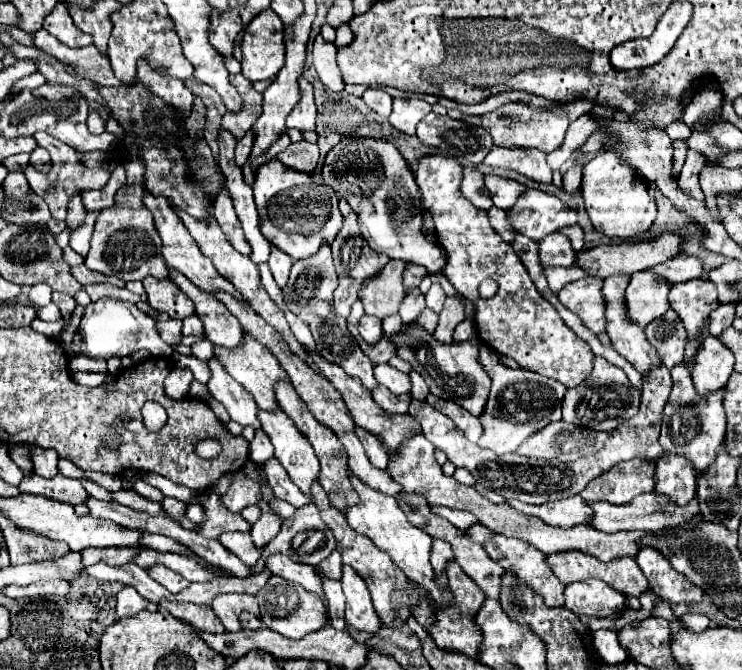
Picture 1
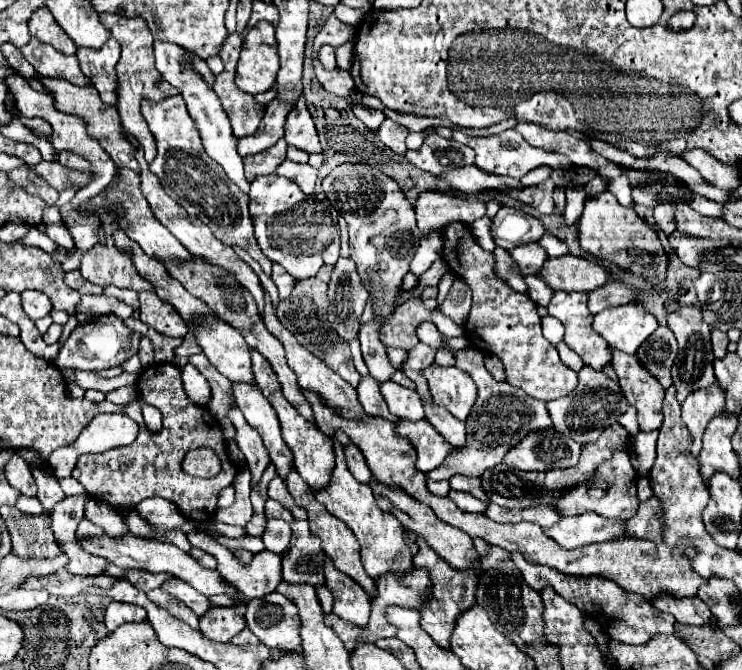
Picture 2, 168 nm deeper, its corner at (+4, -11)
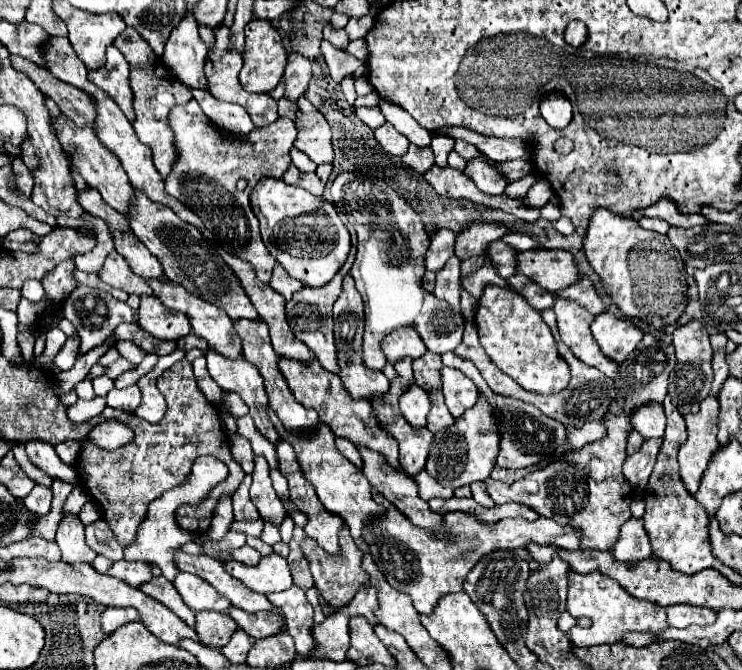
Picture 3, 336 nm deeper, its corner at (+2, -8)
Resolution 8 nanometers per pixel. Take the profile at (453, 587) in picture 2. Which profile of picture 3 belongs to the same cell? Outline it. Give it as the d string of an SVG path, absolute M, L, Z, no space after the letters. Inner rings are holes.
M373 490L373 498L379 500L387 508L387 516L377 520L373 526L365 528L365 542L371 548L371 556L377 564L377 568L385 574L387 582L399 590L411 596L413 606L419 614L431 616L435 606L439 604L439 598L451 592L463 590L463 582L467 574L473 570L473 566L487 554L495 550L509 550L509 548L525 548L529 540L535 544L557 544L559 548L577 550L581 546L581 532L571 526L561 526L555 520L539 518L535 522L529 522L525 518L511 518L501 520L497 524L483 524L477 518L463 514L463 512L449 512L445 514L445 526L449 540L433 538L429 530L421 530L413 526L391 502L387 502L379 492Z

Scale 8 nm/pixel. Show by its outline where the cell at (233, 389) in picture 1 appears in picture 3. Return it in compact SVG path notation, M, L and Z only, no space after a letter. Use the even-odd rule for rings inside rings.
M255 454L253 460L255 460L255 470L253 470L253 482L251 482L251 500L257 506L263 520L269 520L279 526L287 512L271 486L269 464L261 454Z

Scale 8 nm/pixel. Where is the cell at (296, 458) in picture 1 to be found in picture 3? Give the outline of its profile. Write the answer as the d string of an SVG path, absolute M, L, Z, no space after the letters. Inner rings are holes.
M207 352L207 368L211 378L223 388L237 392L243 402L249 406L249 416L253 418L257 430L273 444L281 442L281 436L277 434L275 426L269 420L269 398L263 386L263 378L257 372L253 364L243 360L225 360L223 356L217 356L215 352Z

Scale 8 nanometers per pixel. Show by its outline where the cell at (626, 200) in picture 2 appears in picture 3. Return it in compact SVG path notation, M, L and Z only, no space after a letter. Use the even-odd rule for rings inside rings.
M661 196L655 204L647 206L641 210L641 216L647 216L647 218L663 218L667 220L671 226L679 226L679 228L693 228L693 226L705 226L708 225L706 218L700 214L685 214L679 212L677 204L667 198L667 196Z

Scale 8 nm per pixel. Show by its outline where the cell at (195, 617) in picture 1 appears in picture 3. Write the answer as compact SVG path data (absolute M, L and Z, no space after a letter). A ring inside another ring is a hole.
M157 576L157 578L149 580L149 584L143 584L143 586L141 586L141 592L145 592L147 596L163 602L163 604L165 604L167 608L171 608L187 626L191 626L191 628L195 626L195 612L189 610L189 608L183 604L183 600L181 600L179 592L175 590L173 582L169 582L165 576Z

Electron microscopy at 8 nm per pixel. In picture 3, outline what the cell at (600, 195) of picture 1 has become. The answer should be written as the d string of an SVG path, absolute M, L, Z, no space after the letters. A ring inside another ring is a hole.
M597 208L587 226L583 250L593 270L611 292L613 302L627 318L647 320L655 328L663 328L681 316L687 304L685 266L667 236L643 230L633 218Z

